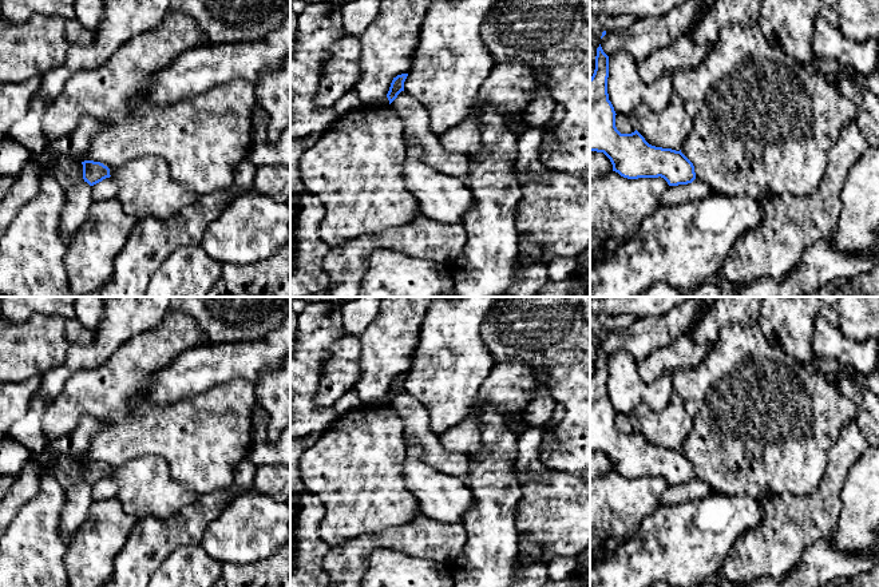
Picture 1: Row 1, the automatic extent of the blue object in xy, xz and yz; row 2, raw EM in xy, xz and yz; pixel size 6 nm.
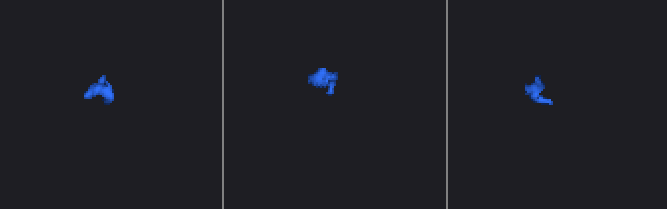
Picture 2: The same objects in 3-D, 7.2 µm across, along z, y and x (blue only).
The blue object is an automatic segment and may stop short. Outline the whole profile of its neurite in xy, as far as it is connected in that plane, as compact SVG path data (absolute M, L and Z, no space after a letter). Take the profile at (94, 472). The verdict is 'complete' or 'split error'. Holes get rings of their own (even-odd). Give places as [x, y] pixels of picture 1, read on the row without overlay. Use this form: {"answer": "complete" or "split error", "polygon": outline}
{"answer": "complete", "polygon": "M84 460L83 464L83 479L90 485L94 485L102 481L106 477L110 477L110 468L100 461Z"}

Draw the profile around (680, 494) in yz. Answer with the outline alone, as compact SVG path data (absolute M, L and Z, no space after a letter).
M694 479L688 484L669 485L660 504L677 505L709 495L712 488L702 480Z

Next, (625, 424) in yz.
M615 415L615 427L621 433L631 433L637 429L633 417L625 415Z

